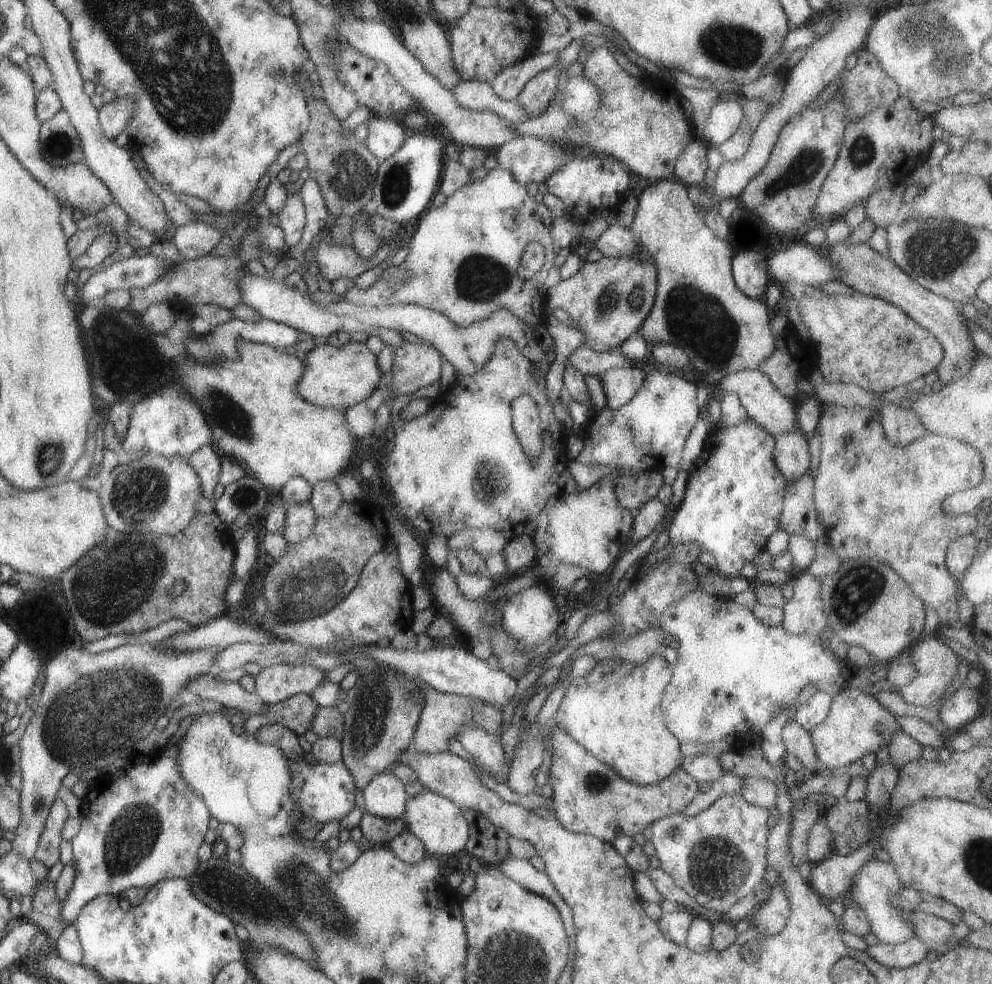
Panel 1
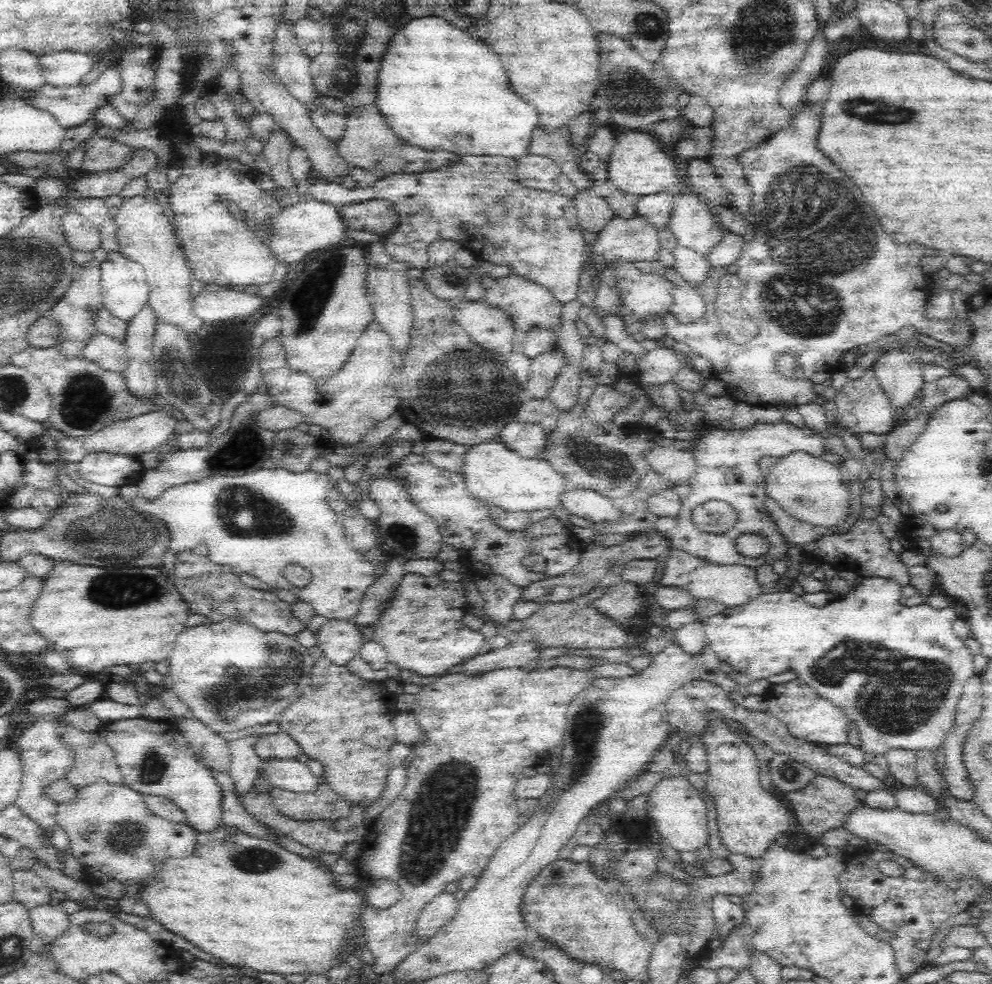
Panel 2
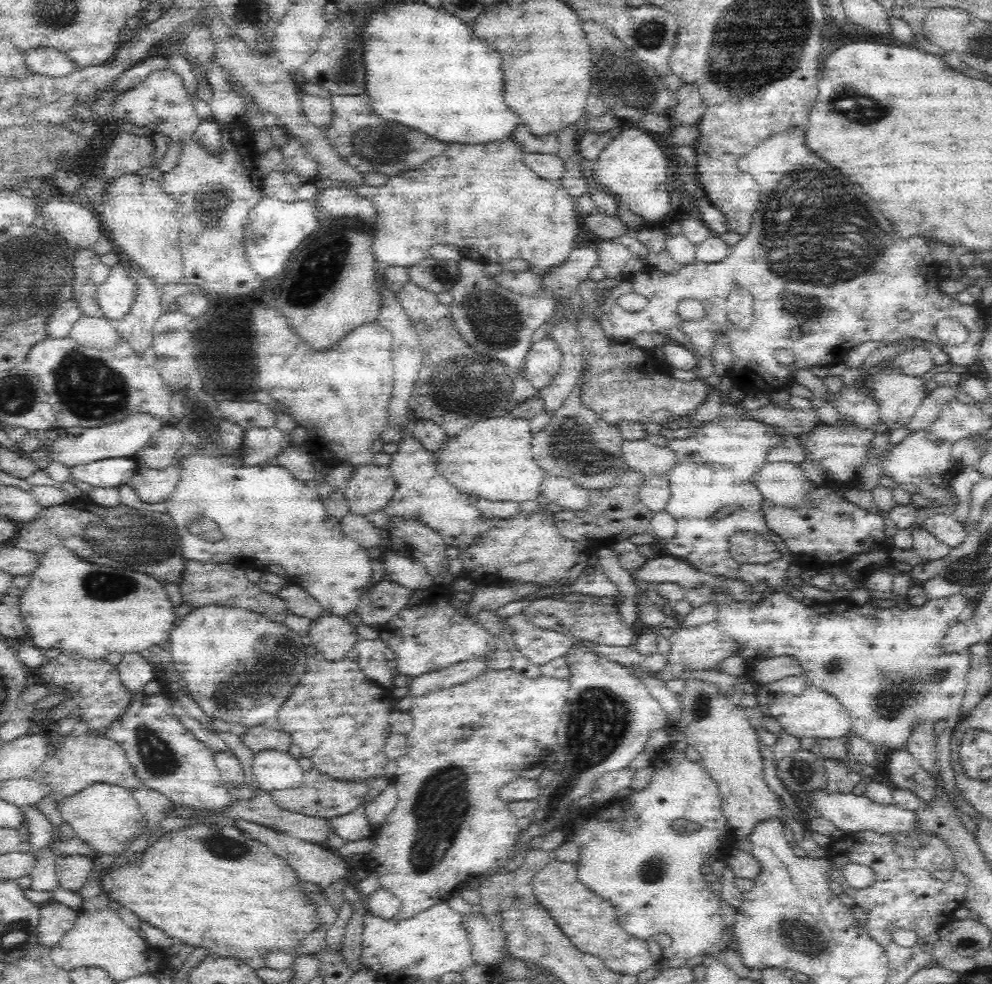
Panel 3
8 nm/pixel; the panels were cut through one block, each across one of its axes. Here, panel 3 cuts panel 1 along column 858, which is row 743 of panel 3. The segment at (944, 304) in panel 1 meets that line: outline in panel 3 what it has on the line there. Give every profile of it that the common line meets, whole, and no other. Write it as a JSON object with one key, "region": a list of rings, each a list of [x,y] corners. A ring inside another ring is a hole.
{"region":[[[264,725],[249,728],[241,737],[241,740],[254,754],[265,750],[277,750],[288,753],[293,746],[288,733],[282,732],[278,728],[268,730]]]}

